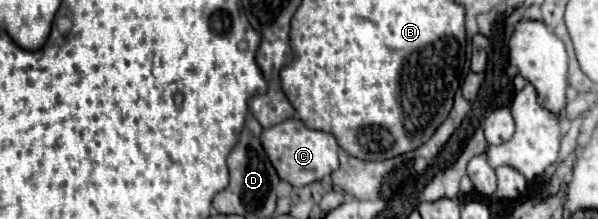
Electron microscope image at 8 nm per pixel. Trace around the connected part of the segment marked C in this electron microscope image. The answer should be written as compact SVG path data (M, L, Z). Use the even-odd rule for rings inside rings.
M284 120L282 124L276 124L274 128L268 128L262 132L262 144L266 148L266 154L270 156L270 162L274 164L278 176L282 180L288 180L292 186L306 186L316 180L326 178L334 170L338 170L338 142L332 134L310 130L300 120Z

